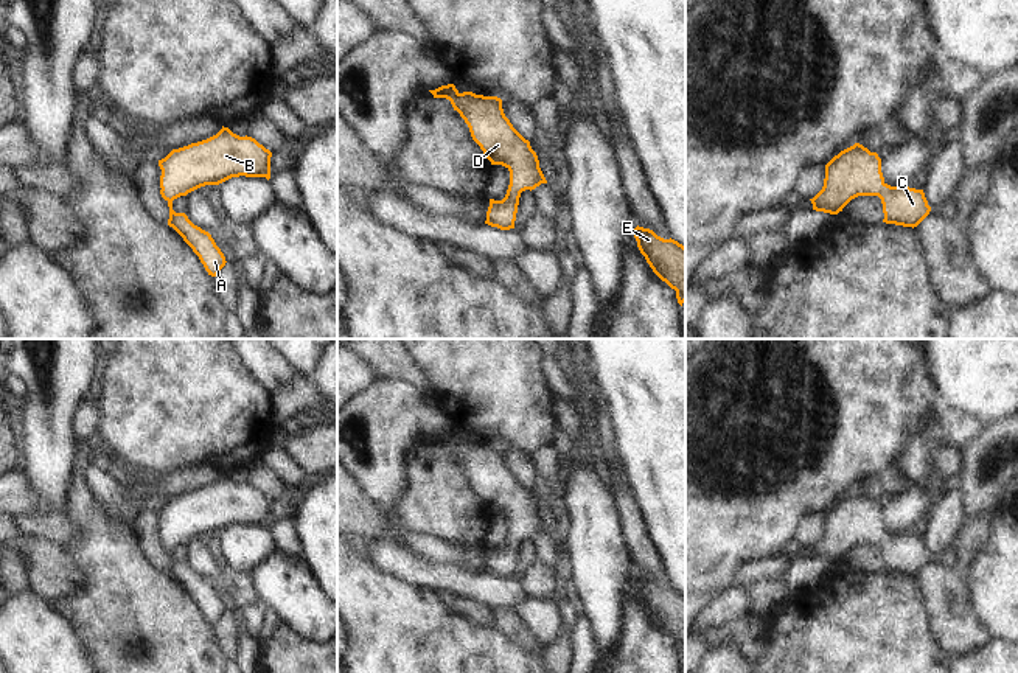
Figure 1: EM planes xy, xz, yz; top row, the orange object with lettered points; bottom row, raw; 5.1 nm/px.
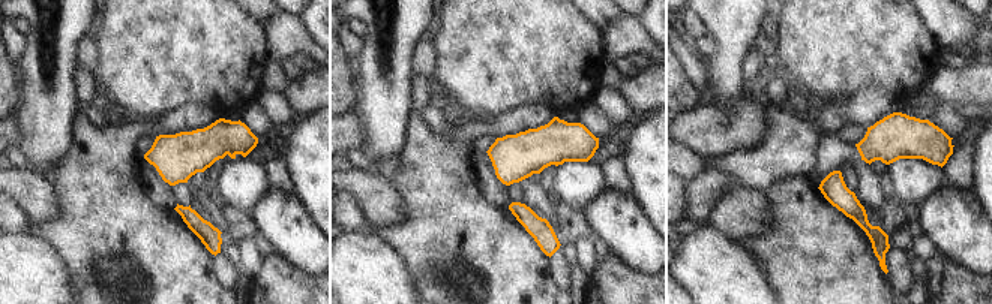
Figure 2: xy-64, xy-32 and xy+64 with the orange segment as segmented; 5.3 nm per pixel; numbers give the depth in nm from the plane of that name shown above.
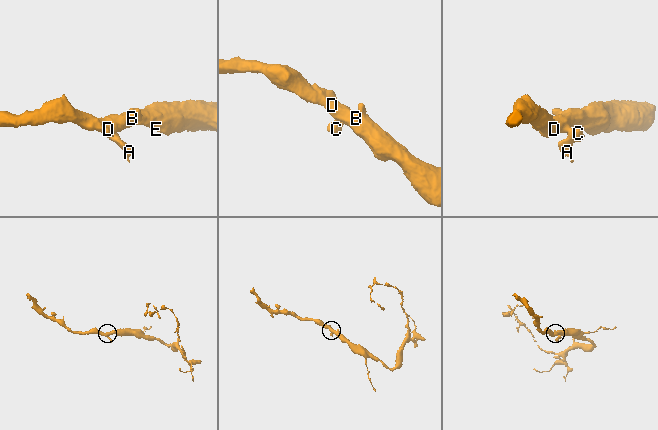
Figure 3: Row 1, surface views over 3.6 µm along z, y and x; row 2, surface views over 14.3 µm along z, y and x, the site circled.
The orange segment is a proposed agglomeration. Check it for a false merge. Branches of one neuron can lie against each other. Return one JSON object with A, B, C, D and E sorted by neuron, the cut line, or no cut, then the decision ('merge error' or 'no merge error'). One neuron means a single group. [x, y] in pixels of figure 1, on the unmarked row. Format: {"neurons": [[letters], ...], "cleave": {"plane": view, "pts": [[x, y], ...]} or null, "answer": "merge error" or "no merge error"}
{"neurons": [["A", "B", "C", "D", "E"]], "cleave": null, "answer": "no merge error"}

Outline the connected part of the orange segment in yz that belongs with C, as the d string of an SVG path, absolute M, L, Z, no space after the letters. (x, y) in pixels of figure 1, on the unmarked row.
M855 491L825 513L824 535L810 549L813 558L838 563L858 544L878 544L886 572L914 577L931 560L923 538L887 533L878 502Z

